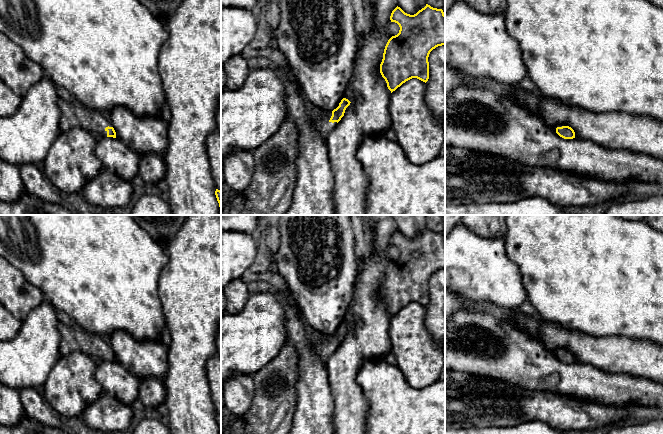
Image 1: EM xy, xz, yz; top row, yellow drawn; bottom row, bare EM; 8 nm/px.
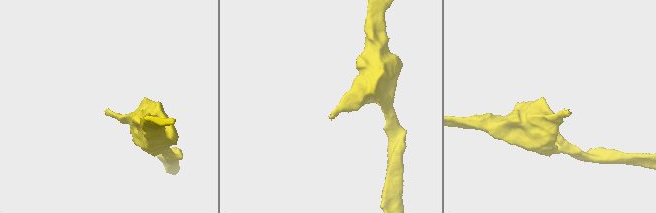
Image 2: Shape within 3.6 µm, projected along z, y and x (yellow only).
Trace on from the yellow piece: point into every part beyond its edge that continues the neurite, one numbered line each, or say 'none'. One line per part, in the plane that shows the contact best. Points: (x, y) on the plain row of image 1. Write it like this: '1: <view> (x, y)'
1: xz (320, 346)

